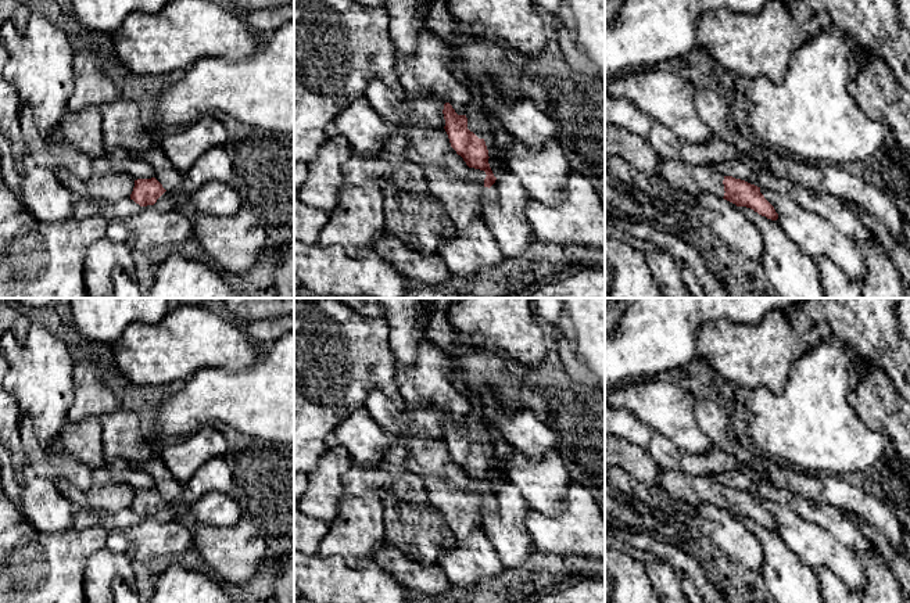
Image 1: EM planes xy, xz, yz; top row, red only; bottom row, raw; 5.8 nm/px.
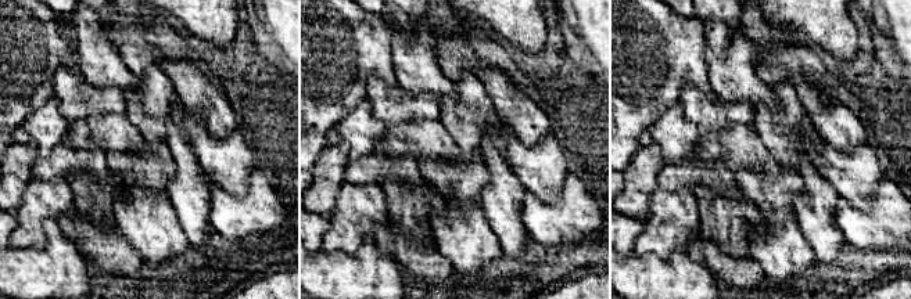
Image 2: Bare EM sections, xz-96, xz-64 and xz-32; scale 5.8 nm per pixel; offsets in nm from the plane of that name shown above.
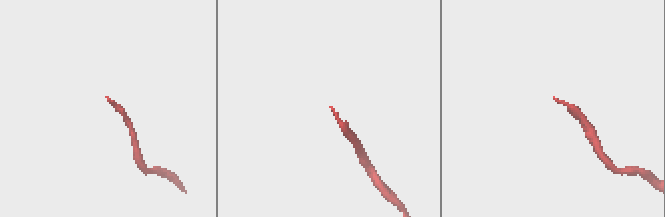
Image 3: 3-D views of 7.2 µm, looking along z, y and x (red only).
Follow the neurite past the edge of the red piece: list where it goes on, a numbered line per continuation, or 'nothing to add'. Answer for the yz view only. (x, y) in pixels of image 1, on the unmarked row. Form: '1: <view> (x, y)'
1: yz (694, 490)

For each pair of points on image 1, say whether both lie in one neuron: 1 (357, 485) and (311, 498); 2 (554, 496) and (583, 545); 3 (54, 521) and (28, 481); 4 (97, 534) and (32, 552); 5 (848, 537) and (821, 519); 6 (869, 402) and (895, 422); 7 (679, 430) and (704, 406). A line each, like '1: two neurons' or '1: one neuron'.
1: two neurons
2: two neurons
3: one neuron
4: one neuron
5: one neuron
6: one neuron
7: two neurons

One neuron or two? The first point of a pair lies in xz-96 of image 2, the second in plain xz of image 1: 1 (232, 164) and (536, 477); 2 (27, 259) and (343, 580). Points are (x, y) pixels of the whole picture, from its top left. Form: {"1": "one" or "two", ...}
{"1": "one", "2": "one"}

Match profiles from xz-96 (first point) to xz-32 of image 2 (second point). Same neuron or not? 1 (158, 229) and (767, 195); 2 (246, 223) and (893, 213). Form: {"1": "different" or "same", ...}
{"1": "different", "2": "same"}

